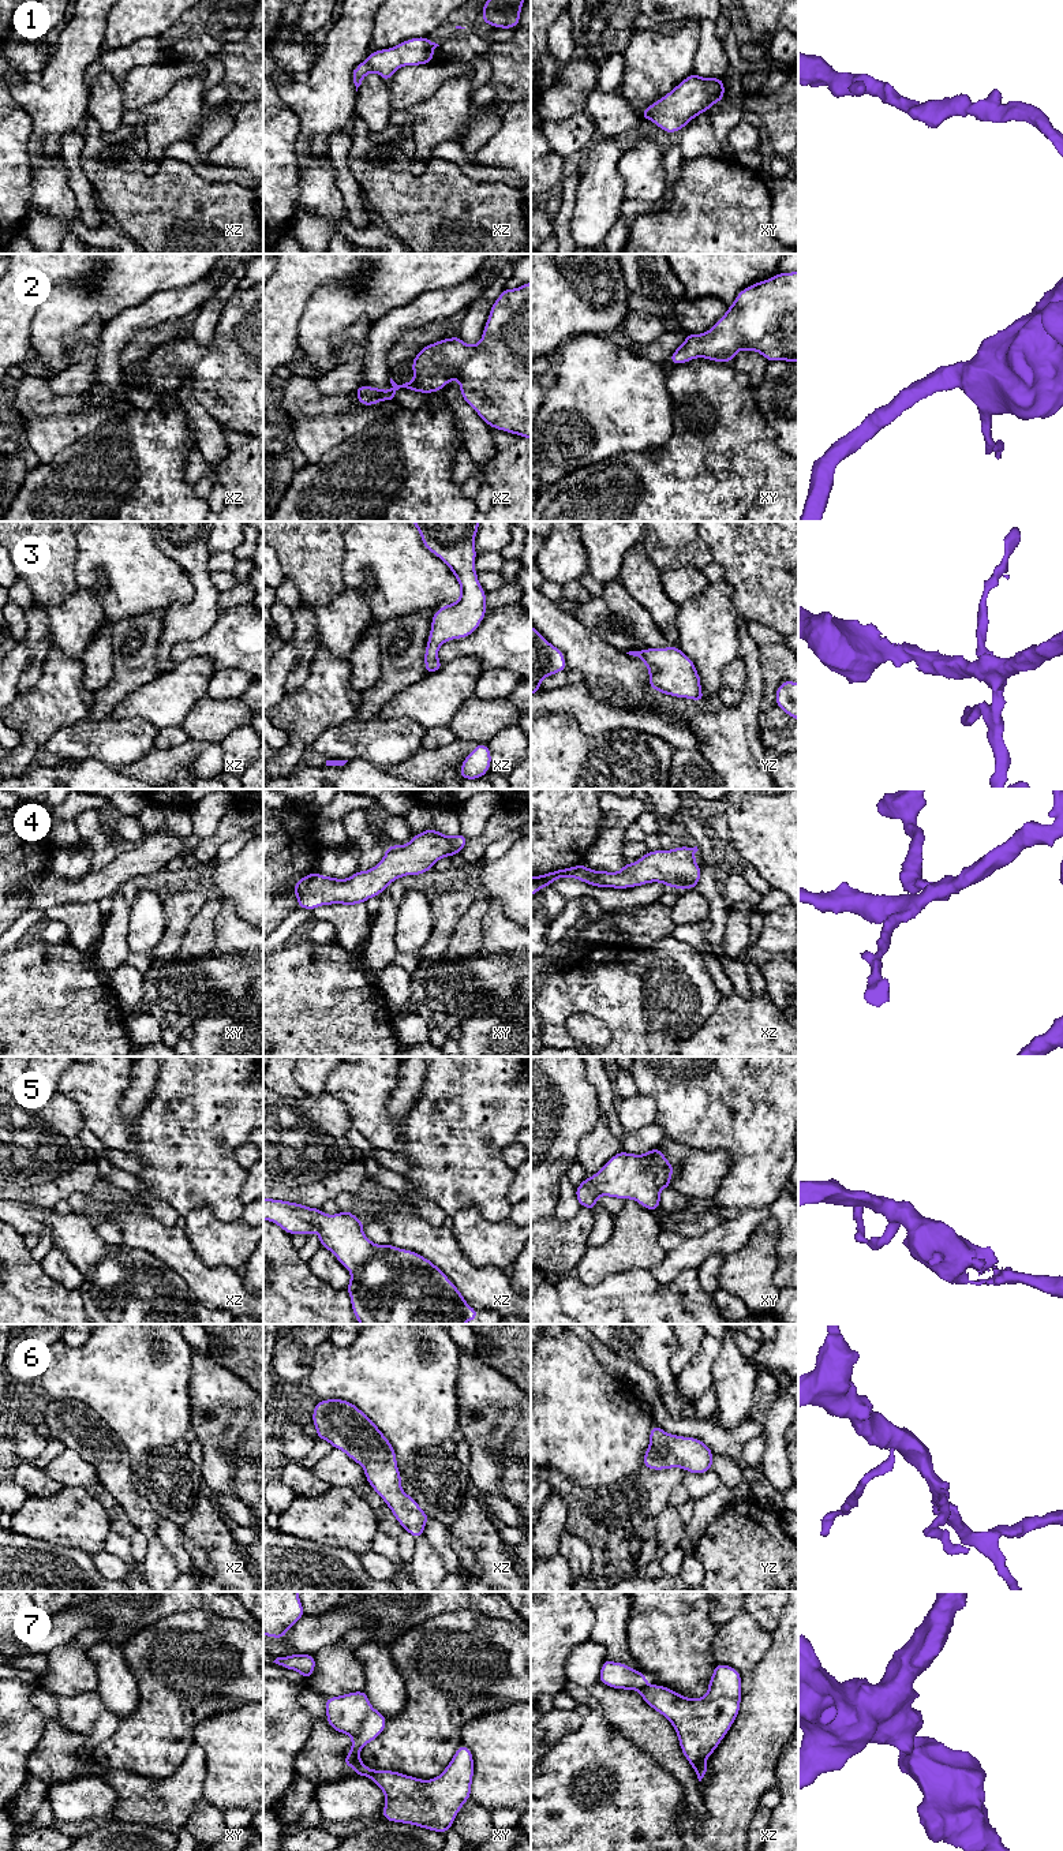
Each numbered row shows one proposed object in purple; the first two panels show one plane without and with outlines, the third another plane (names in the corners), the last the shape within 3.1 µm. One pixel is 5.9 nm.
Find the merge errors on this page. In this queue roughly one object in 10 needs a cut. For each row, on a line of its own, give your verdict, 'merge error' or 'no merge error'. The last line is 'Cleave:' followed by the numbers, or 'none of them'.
1: no merge error
2: no merge error
3: no merge error
4: no merge error
5: no merge error
6: no merge error
7: merge error
Cleave: 7

